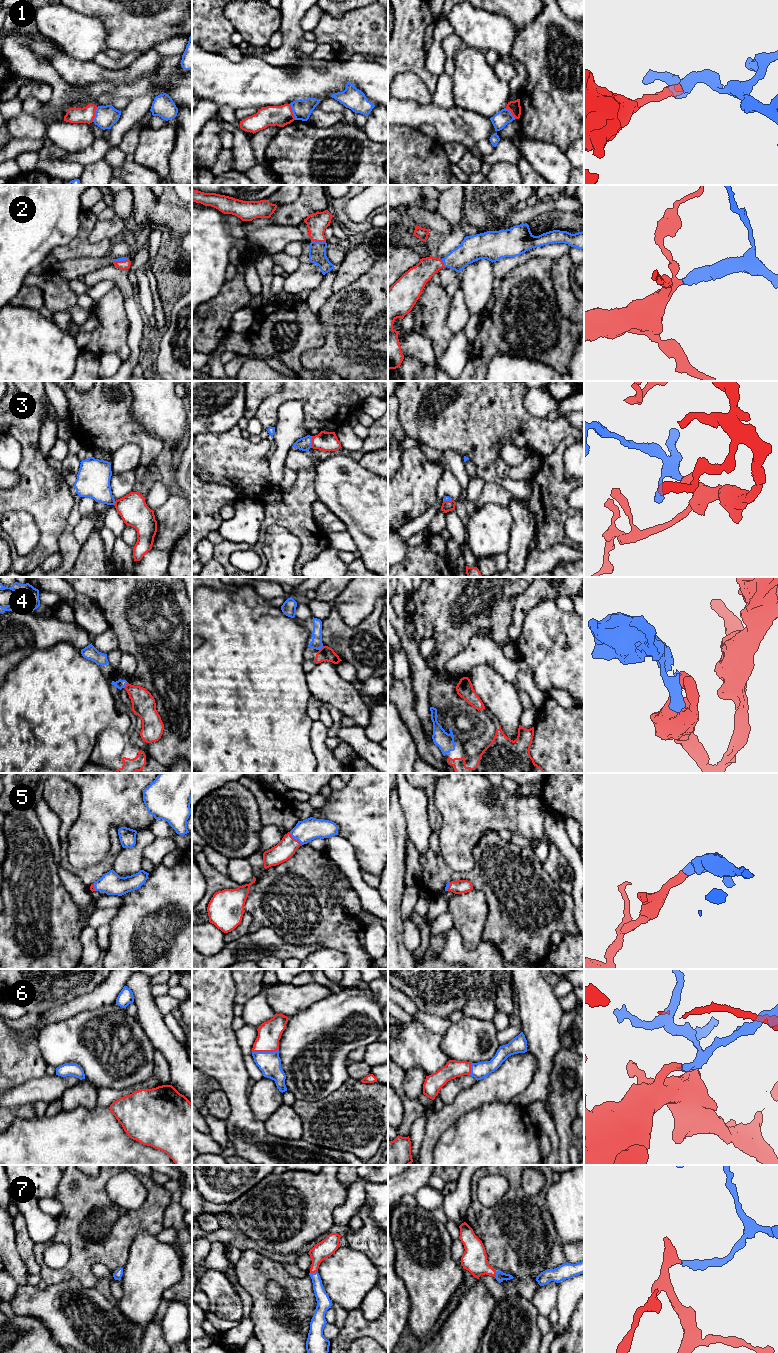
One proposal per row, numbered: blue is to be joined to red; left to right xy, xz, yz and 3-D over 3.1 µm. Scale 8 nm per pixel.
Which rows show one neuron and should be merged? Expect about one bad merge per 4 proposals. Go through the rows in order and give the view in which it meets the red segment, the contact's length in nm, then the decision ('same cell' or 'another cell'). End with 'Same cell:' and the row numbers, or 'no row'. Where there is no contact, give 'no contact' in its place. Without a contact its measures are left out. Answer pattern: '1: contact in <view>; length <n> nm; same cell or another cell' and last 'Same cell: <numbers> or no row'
1: contact in xz; length 140 nm; another cell
2: contact in xz; length 120 nm; same cell
3: contact in xz; length 100 nm; same cell
4: contact in xy; length 50 nm; same cell
5: contact in xz; length 150 nm; same cell
6: contact in xz; length 220 nm; same cell
7: contact in xz; length 70 nm; same cell
Same cell: 2, 3, 4, 5, 6, 7

